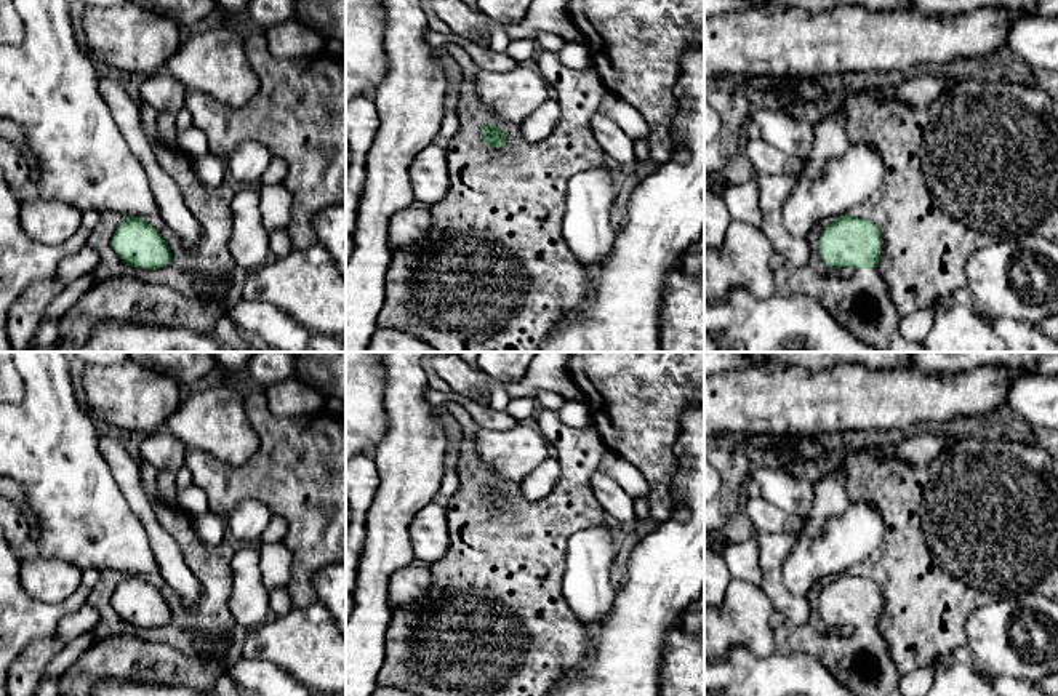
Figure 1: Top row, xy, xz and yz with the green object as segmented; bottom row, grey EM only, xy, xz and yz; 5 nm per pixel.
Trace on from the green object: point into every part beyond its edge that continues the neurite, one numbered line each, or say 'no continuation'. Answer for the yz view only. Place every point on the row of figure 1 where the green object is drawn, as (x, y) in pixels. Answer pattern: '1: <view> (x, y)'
1: yz (863, 304)

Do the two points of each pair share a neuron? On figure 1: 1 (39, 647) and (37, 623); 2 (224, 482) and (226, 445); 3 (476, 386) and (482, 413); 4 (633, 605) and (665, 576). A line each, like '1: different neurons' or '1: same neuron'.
1: different neurons
2: different neurons
3: different neurons
4: same neuron

